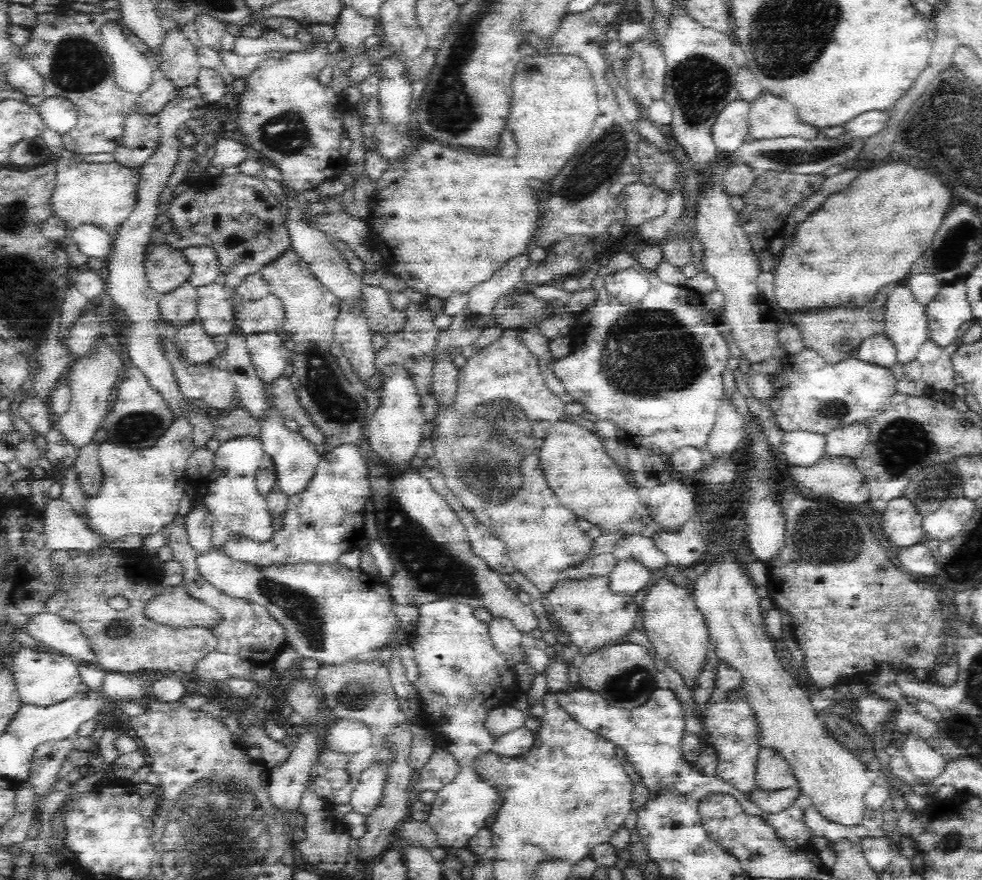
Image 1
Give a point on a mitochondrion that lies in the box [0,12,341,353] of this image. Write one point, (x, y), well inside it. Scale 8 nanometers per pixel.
(77, 63)

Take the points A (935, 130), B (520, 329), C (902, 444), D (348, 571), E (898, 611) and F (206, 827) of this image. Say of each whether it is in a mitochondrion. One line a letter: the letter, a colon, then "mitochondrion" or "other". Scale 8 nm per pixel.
A: mitochondrion
B: other
C: mitochondrion
D: other
E: mitochondrion
F: mitochondrion

